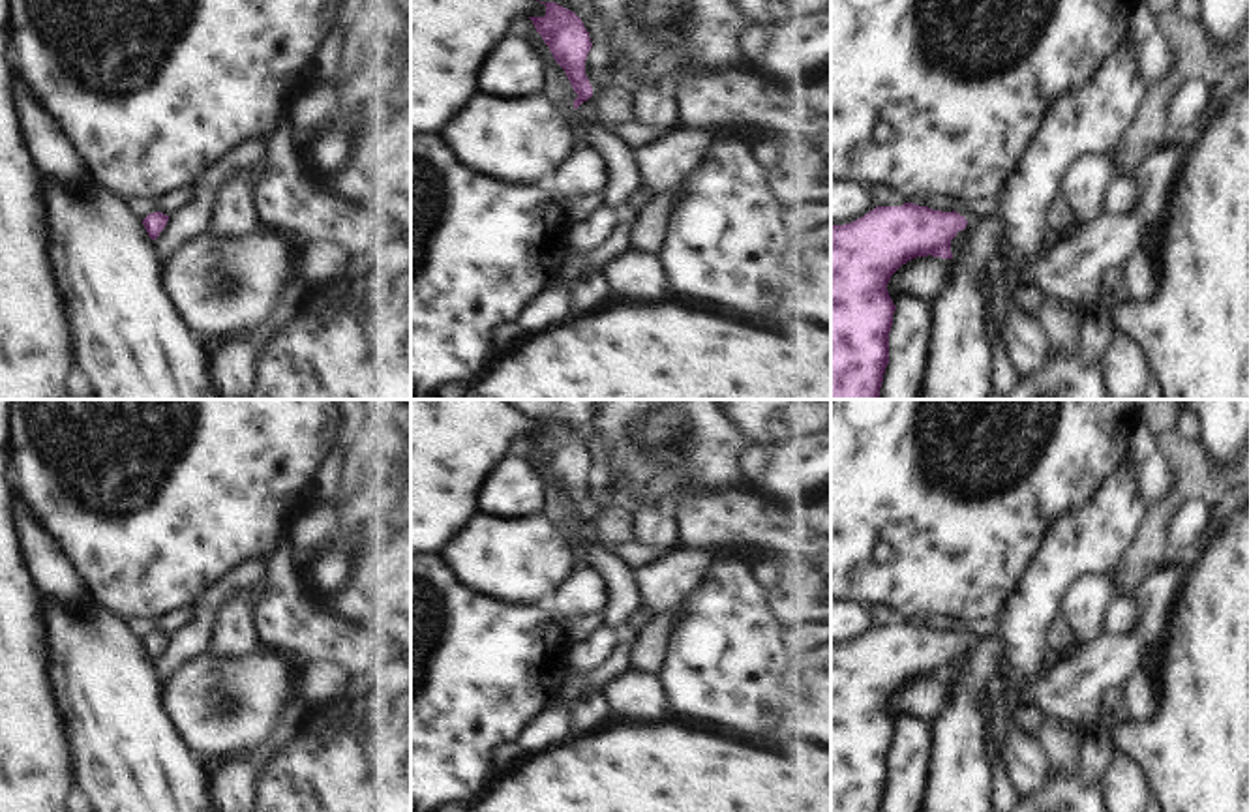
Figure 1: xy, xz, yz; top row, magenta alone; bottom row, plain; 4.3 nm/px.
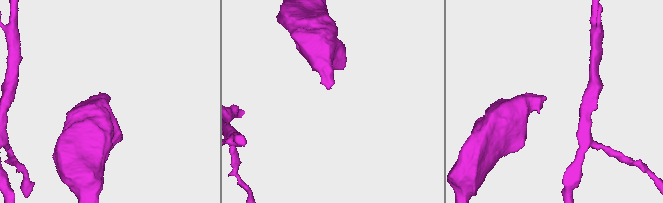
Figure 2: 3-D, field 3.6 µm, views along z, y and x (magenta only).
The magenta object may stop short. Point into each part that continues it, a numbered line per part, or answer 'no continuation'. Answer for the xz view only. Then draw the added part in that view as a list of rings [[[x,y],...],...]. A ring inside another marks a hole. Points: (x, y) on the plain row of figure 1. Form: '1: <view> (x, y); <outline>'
no continuation

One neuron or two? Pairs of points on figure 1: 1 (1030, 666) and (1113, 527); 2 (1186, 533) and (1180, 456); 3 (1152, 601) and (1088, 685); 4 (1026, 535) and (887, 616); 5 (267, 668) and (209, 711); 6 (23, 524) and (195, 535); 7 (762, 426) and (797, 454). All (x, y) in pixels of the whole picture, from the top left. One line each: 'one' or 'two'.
1: one
2: two
3: one
4: two
5: one
6: two
7: two

